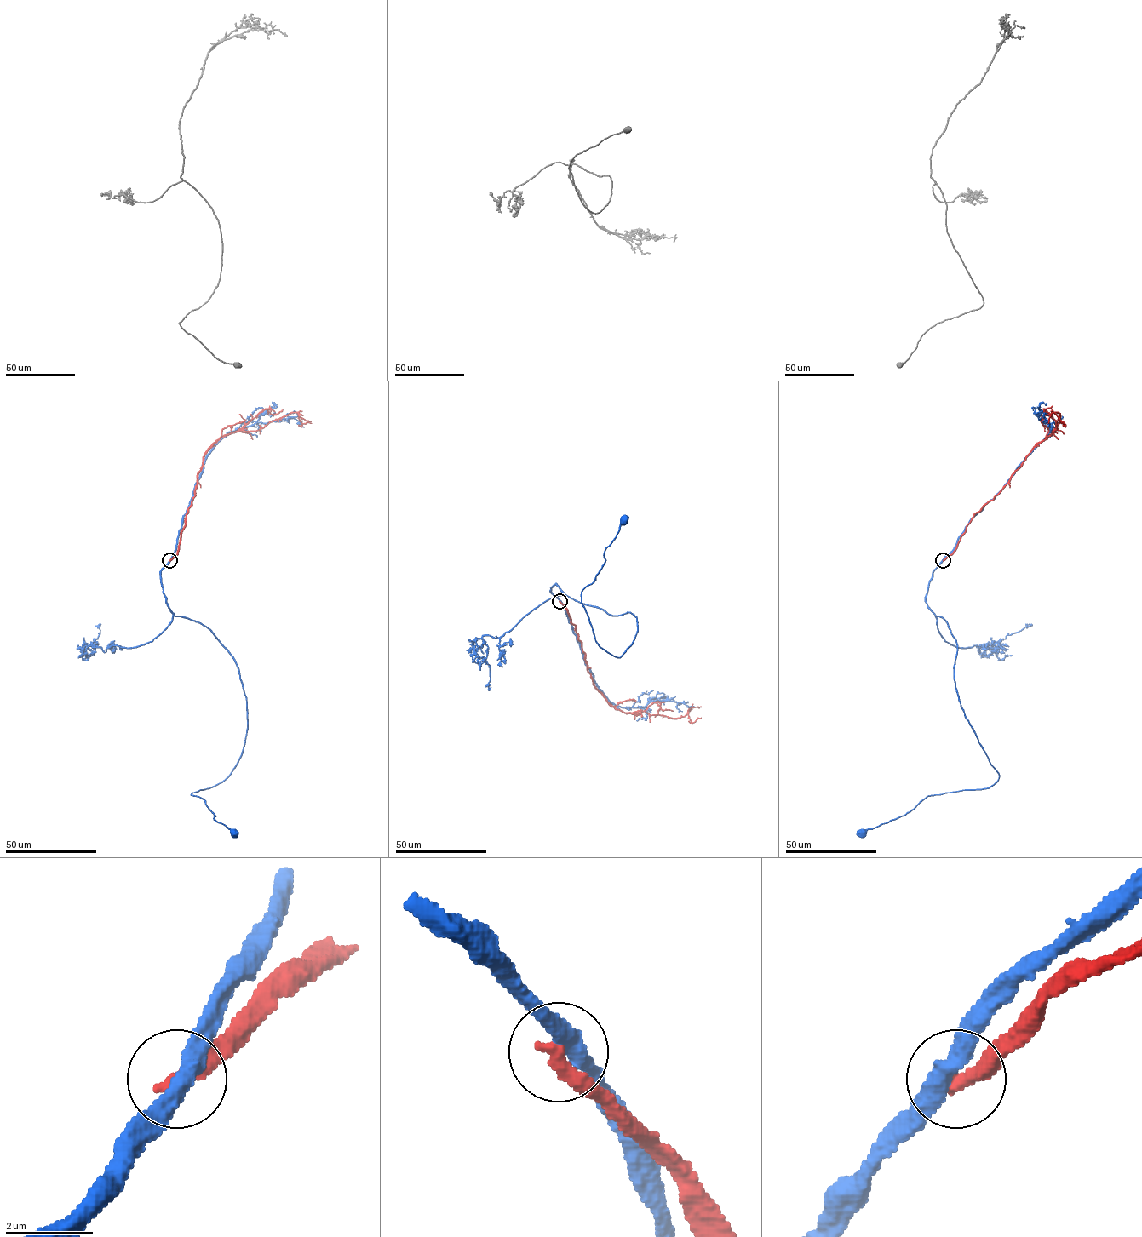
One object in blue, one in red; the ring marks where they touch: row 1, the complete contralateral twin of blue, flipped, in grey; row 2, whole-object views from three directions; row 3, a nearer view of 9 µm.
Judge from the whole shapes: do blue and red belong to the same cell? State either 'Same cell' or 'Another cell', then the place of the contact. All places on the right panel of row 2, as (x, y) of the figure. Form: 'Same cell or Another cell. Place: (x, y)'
Another cell. Place: (943, 560)

